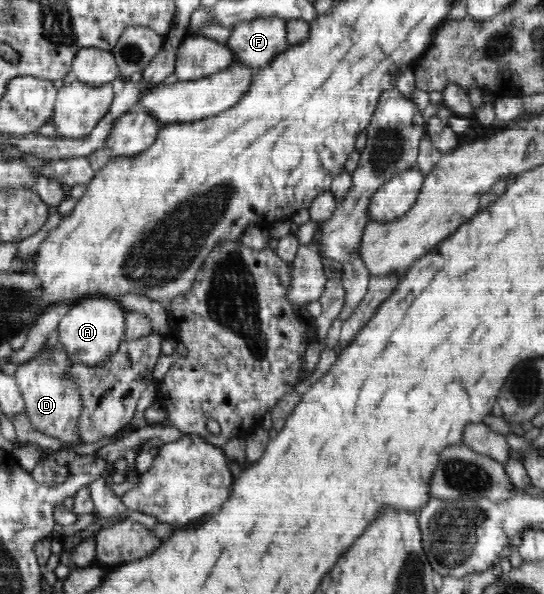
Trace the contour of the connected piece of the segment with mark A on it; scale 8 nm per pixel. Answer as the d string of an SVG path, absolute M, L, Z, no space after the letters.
M84 298L76 303L59 321L58 344L68 359L85 366L97 366L108 361L125 338L126 310L117 301L108 298Z

